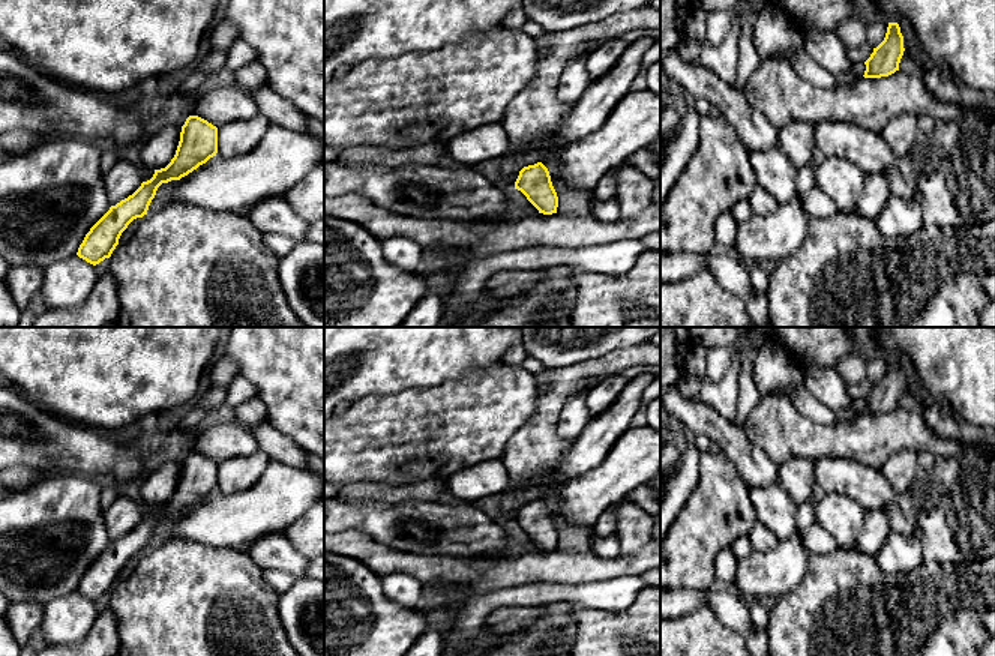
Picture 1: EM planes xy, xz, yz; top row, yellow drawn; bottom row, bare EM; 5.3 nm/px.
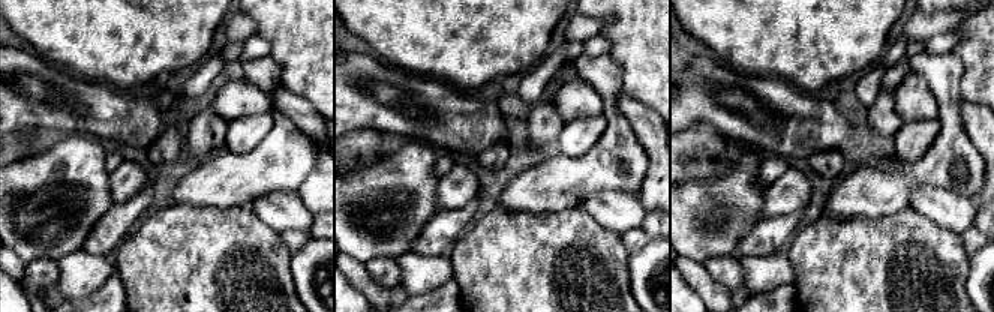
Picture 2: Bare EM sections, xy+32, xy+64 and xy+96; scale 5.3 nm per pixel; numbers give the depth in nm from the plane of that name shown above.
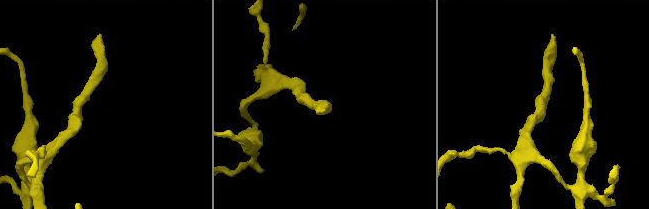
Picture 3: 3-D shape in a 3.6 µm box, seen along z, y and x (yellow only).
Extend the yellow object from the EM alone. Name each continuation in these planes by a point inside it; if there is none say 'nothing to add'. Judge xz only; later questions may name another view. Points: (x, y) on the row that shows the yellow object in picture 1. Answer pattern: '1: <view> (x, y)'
nothing to add

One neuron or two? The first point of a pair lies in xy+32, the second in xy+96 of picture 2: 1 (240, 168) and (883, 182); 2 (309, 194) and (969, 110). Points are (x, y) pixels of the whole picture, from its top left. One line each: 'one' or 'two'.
1: one
2: one

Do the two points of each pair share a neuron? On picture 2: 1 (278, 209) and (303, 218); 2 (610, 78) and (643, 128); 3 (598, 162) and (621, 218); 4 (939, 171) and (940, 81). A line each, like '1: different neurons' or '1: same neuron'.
1: same neuron
2: different neurons
3: different neurons
4: same neuron

